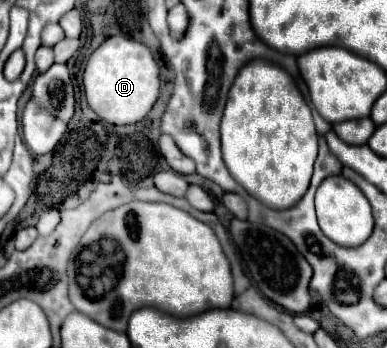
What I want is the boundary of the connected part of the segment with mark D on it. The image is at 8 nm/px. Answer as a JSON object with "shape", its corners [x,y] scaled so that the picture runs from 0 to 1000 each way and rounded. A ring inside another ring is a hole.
{"shape":[[[320,101],[279,106],[227,170],[217,198],[217,261],[233,313],[289,359],[336,359],[377,336],[413,267],[408,181],[393,147]]]}

